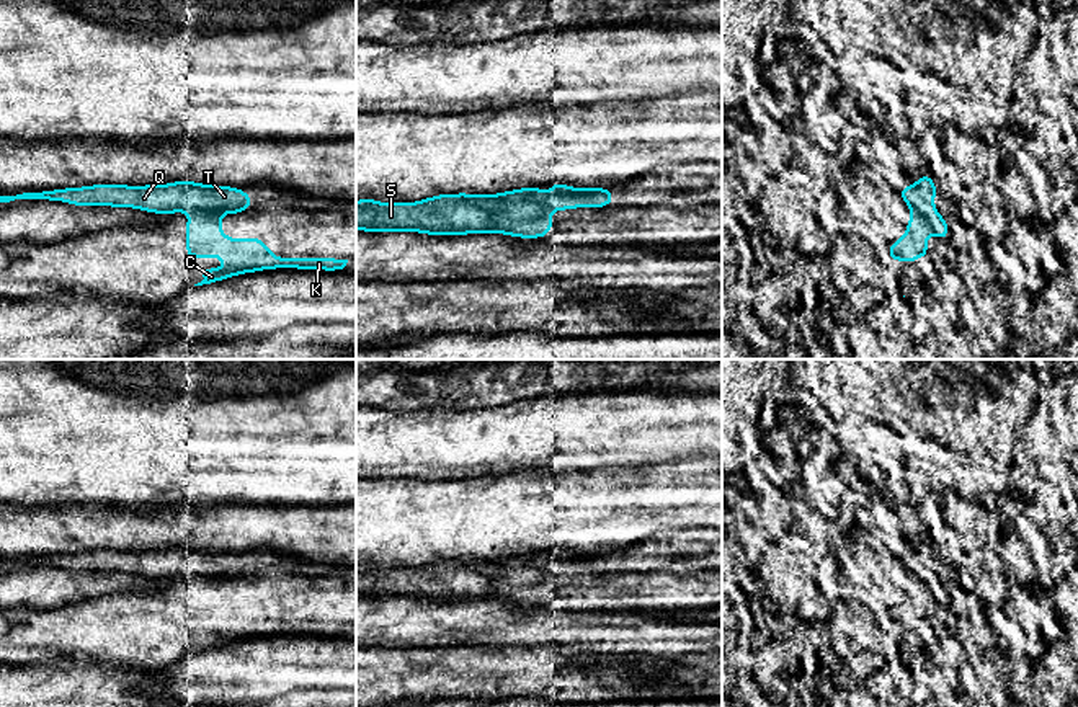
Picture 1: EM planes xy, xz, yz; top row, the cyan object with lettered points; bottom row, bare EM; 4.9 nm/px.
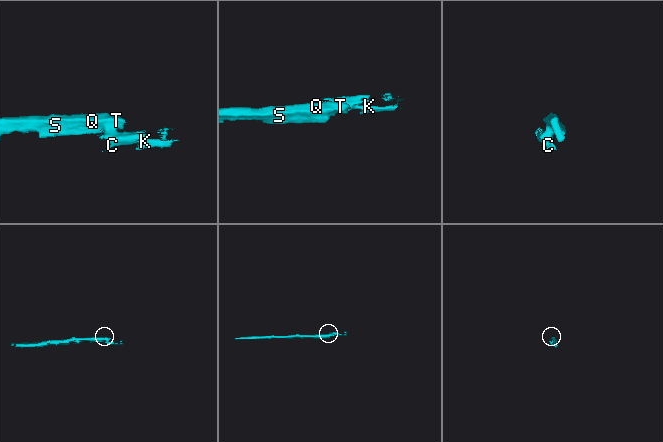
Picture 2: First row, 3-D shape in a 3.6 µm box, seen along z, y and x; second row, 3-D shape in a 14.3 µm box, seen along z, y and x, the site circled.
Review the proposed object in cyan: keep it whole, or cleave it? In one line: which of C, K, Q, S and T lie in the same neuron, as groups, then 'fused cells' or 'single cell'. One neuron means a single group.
C K / Q S T | fused cells

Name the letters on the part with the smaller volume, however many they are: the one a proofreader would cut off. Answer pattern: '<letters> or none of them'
C, K

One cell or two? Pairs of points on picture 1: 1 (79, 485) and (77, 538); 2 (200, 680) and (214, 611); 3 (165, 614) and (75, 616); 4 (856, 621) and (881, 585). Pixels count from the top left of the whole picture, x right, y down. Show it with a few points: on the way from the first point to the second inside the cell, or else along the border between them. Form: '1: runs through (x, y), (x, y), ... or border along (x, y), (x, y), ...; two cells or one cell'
1: border along (116, 505), (41, 506); two cells
2: border along (244, 640), (195, 652); two cells
3: runs through (142, 616), (98, 616); one cell
4: border along (838, 595), (859, 601), (886, 622); two cells

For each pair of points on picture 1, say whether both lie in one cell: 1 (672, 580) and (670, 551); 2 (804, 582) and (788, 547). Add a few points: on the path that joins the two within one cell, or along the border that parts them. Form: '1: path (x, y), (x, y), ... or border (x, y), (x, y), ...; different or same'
1: border (694, 559), (673, 559), (655, 570), (632, 570); different
2: path (796, 573), (788, 565), (788, 555); same

